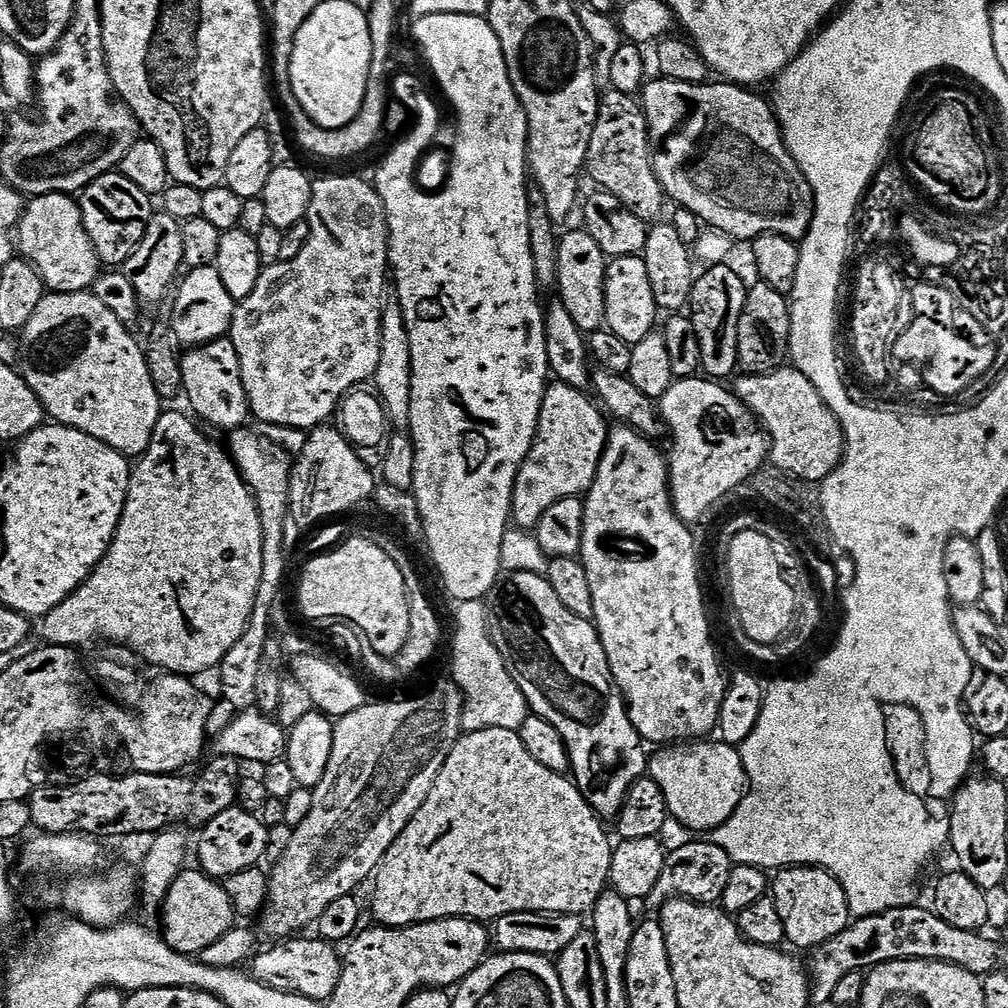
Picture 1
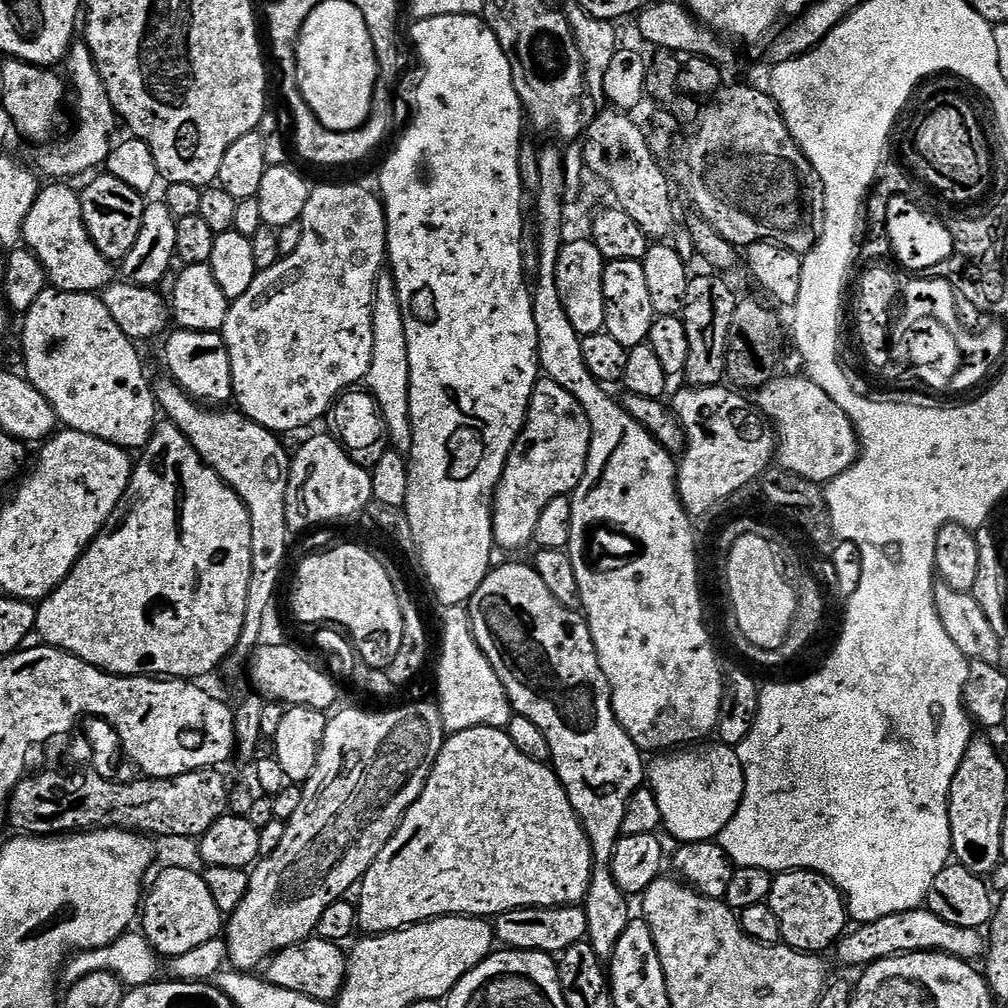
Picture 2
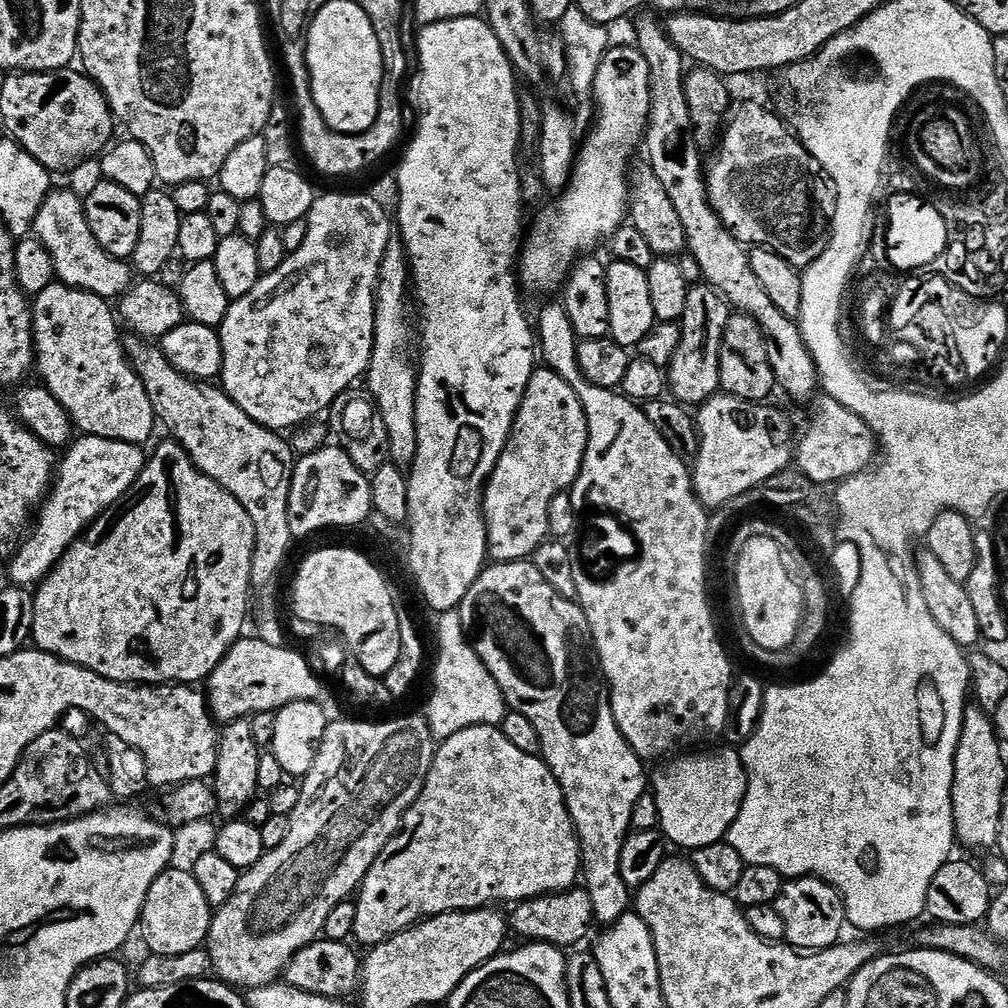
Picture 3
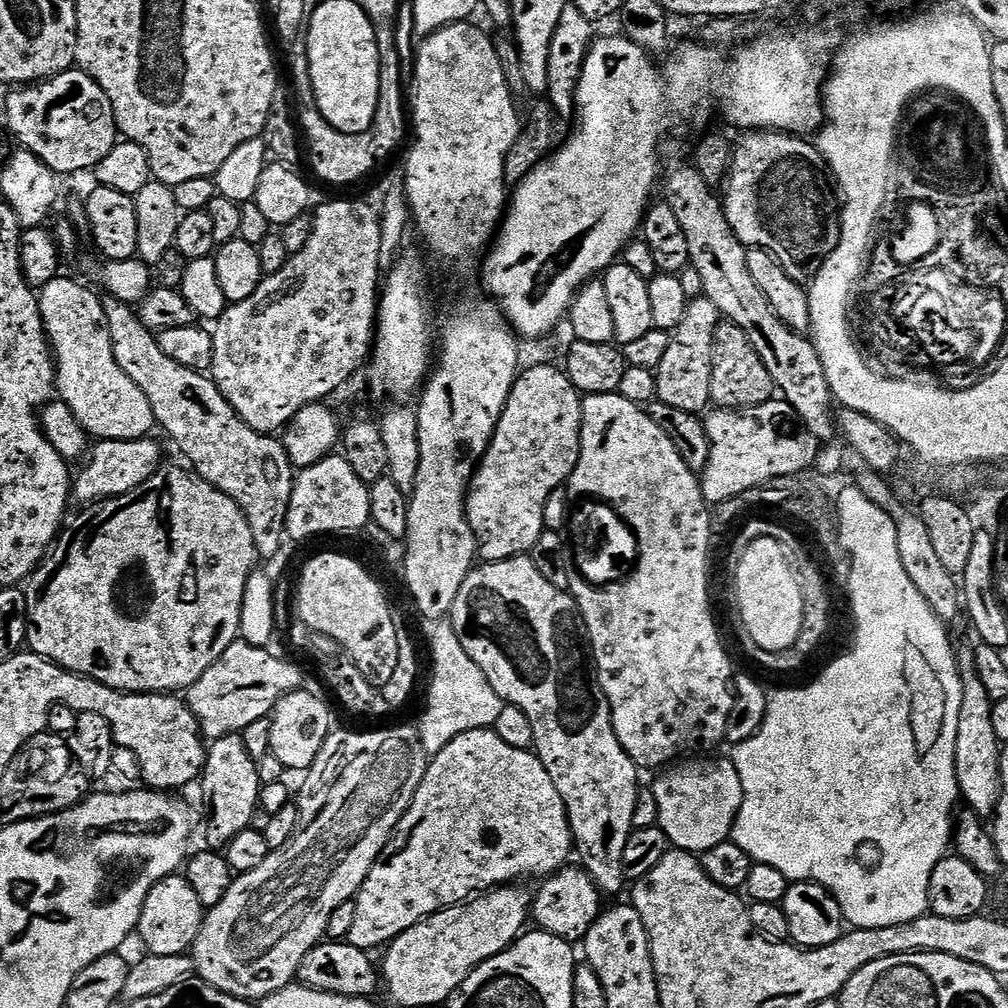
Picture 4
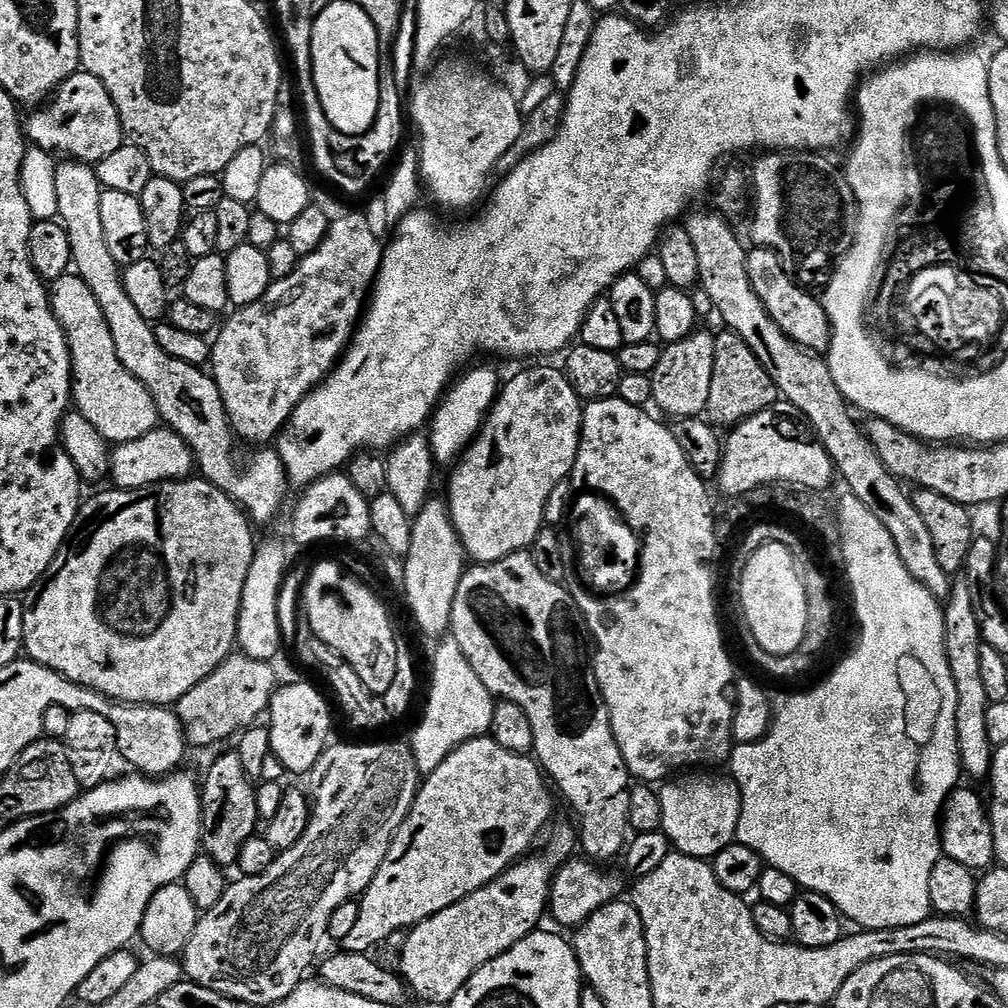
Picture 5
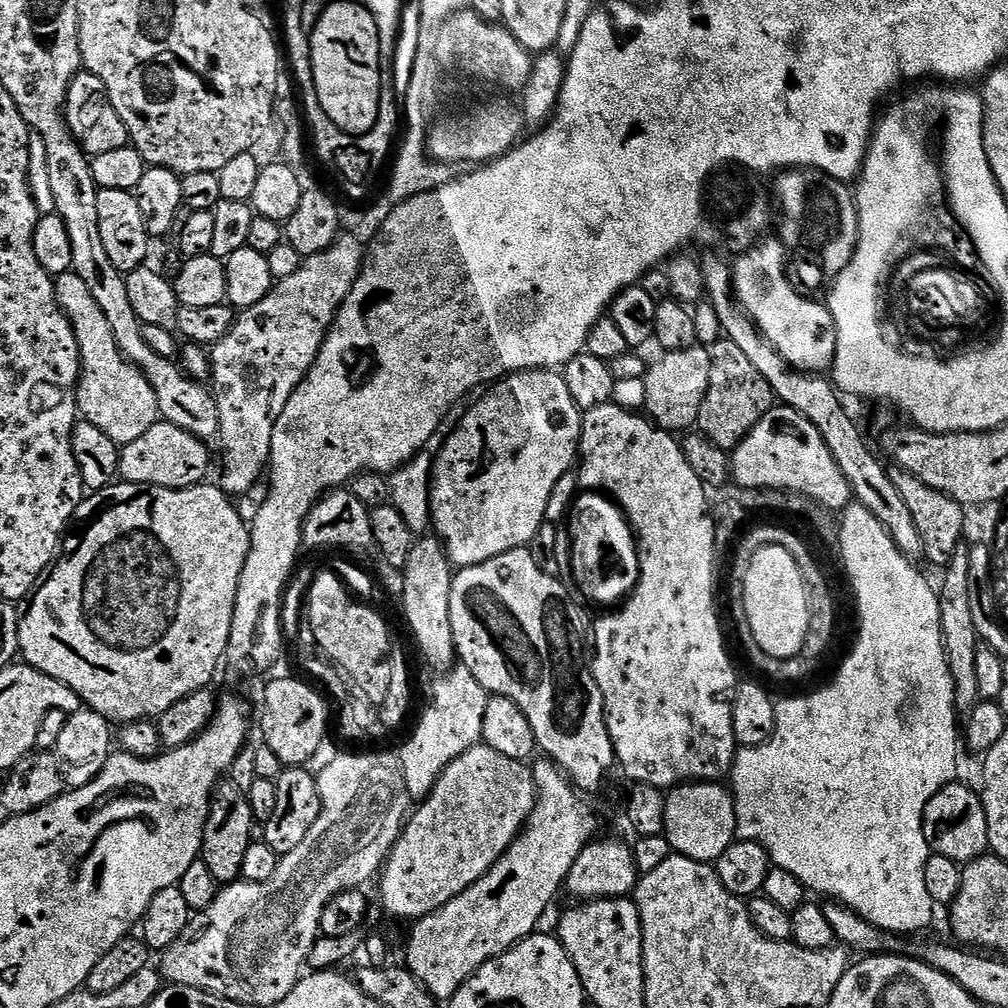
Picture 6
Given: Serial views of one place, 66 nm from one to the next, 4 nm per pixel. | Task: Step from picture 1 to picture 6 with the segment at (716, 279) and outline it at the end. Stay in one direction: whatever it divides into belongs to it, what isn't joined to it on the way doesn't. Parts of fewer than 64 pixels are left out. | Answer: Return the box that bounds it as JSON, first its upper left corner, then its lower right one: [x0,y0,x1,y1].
[644,346,712,434]

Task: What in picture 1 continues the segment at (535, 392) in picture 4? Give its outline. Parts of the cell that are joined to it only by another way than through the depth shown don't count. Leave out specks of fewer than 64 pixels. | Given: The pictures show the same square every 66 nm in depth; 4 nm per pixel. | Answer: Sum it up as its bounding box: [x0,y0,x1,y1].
[510,382,606,529]

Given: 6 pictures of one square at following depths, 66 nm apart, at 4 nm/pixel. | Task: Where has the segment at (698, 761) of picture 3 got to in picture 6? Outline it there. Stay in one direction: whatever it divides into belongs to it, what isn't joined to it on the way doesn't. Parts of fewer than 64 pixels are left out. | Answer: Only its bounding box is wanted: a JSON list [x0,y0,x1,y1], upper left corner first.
[664,783,737,862]

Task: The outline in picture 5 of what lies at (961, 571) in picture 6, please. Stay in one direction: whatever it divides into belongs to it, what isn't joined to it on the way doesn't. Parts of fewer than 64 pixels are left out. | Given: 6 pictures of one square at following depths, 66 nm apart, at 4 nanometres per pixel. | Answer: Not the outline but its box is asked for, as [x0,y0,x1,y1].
[943,578,994,781]

